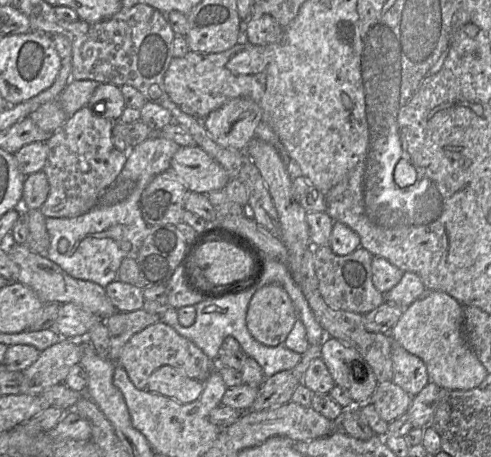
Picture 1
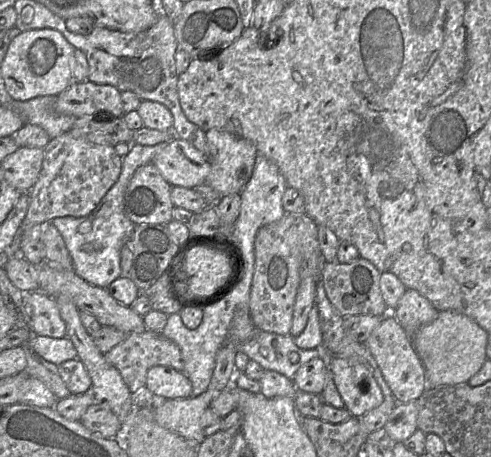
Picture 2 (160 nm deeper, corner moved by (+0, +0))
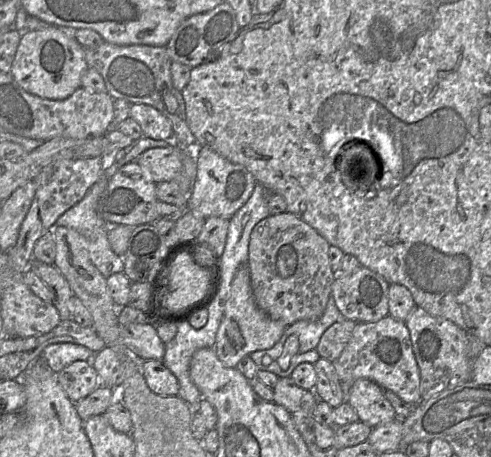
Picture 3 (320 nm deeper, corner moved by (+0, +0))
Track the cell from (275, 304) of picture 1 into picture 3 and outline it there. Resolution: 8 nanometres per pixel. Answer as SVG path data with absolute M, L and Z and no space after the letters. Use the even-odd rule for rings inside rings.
M285 211L259 221L250 235L247 261L257 306L271 319L282 321L287 326L299 320L318 320L325 311L336 277L329 262L329 247L329 243L314 228L292 213Z

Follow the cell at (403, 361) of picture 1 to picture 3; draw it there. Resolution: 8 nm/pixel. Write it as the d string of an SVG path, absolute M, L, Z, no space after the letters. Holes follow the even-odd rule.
M390 315L377 322L356 323L351 339L333 364L344 393L344 401L347 401L353 383L360 378L375 382L383 390L392 391L409 404L421 401L420 372L409 331L403 321Z

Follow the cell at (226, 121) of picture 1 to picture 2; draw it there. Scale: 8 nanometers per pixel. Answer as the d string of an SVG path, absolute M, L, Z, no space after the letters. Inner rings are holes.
M219 129L205 132L210 173L206 182L218 196L240 194L250 180L256 147L249 140Z

